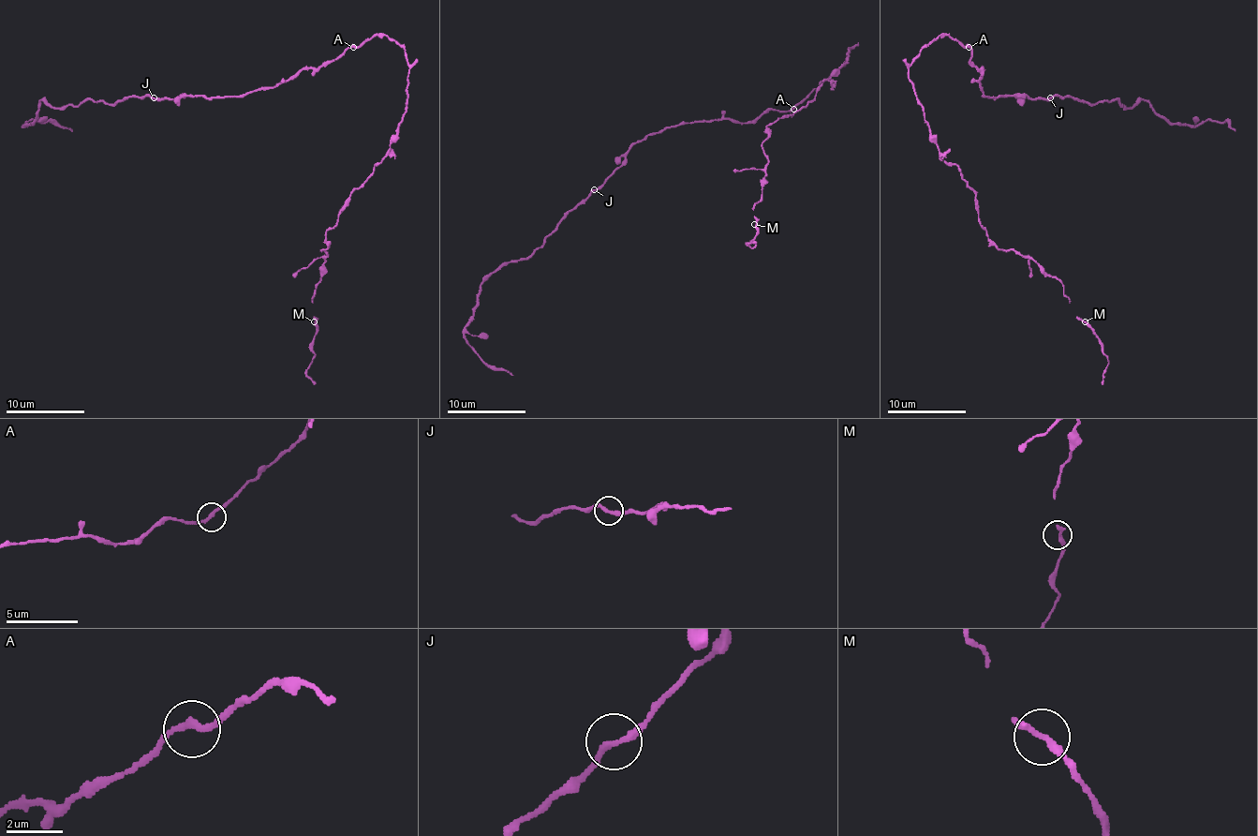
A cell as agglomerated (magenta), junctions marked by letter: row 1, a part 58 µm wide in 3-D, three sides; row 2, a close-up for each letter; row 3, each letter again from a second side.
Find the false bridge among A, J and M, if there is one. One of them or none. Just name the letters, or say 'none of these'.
J

